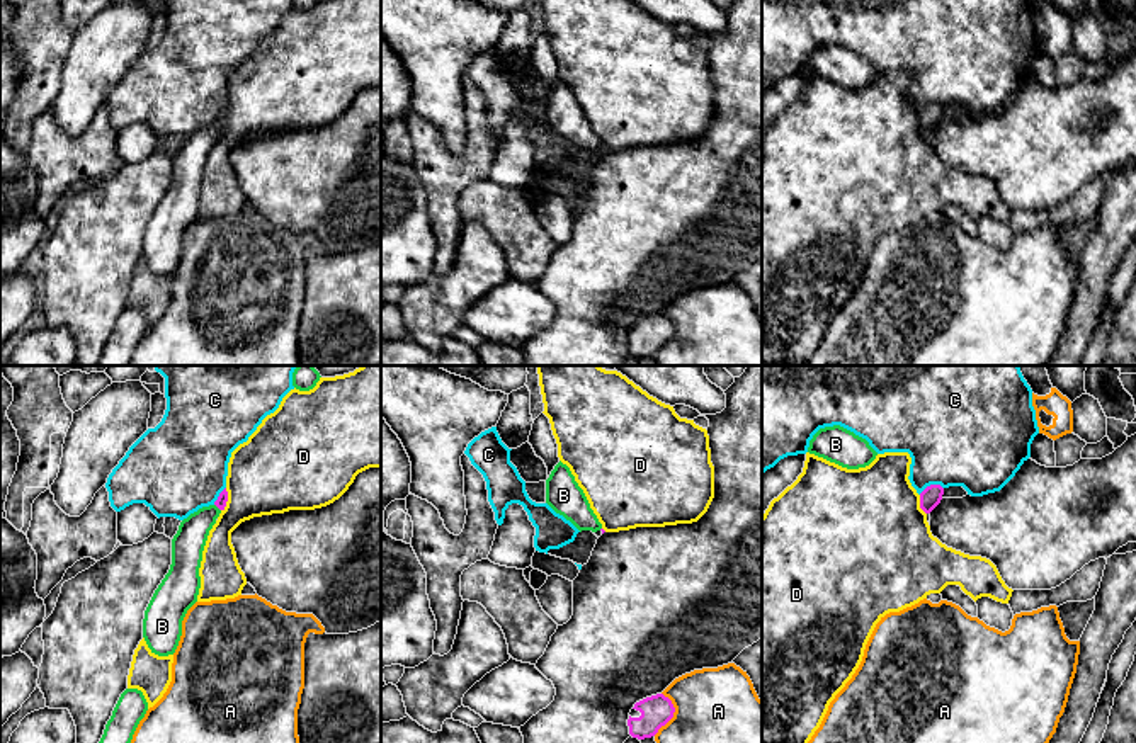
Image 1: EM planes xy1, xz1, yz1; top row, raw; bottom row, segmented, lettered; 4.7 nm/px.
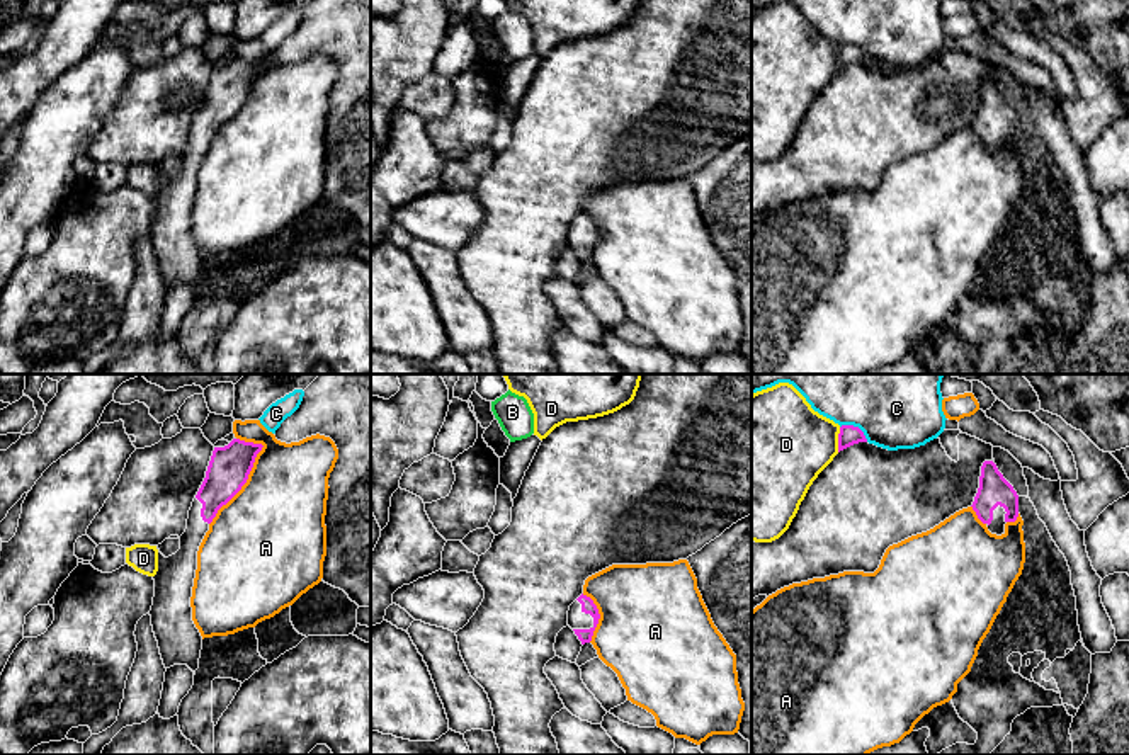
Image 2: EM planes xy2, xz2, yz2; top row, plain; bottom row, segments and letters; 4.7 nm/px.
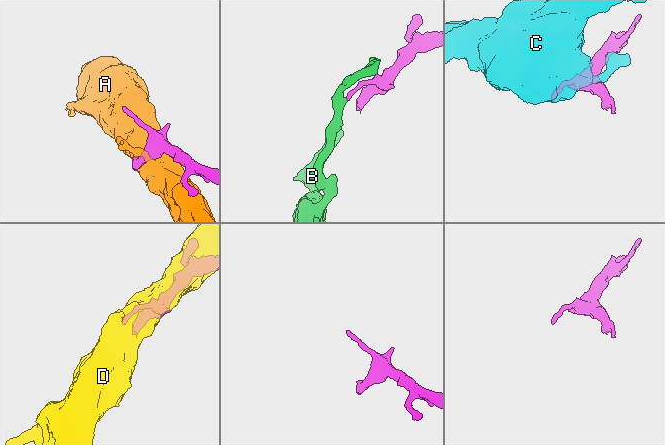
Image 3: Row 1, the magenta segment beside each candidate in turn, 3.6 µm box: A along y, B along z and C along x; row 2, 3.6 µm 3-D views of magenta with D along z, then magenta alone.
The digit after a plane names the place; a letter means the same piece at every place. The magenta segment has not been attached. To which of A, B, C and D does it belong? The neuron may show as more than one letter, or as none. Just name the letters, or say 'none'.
none

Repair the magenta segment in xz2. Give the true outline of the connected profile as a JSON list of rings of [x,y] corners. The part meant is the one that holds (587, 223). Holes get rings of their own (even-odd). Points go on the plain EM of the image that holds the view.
[[[580,214],[568,230],[568,245],[575,250],[582,264],[590,262],[600,233],[593,219]]]

